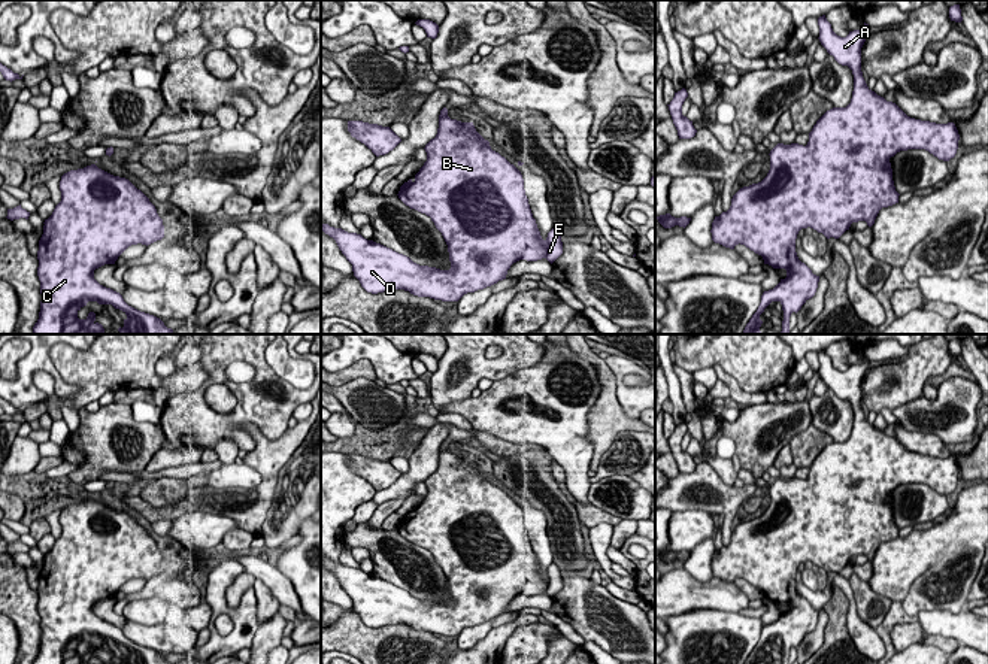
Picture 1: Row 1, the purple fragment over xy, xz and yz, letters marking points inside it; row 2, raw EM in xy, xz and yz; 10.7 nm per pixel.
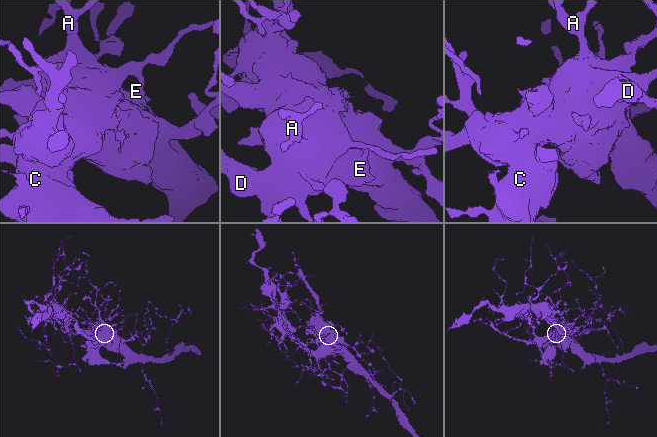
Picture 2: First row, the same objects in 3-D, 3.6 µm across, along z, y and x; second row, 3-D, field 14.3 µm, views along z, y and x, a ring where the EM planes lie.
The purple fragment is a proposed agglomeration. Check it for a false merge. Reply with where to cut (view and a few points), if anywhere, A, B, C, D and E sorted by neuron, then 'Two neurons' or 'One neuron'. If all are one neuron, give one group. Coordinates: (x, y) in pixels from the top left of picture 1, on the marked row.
No split. Groups: A B C D E. One neuron

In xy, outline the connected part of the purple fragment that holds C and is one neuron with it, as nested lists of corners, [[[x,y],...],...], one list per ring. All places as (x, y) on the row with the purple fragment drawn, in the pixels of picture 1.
[[[94,164],[70,170],[60,181],[61,201],[52,215],[45,219],[43,234],[37,251],[37,276],[40,281],[40,312],[33,327],[34,334],[104,334],[96,313],[85,319],[78,312],[88,301],[112,304],[127,318],[119,334],[175,334],[164,322],[149,313],[128,306],[122,295],[100,285],[94,279],[94,270],[104,264],[115,264],[118,257],[131,245],[151,245],[164,237],[163,219],[155,206],[128,179],[113,176]]]

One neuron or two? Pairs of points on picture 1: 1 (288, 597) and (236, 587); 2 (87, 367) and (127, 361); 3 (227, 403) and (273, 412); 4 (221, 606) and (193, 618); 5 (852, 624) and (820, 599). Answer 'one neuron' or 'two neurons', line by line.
1: two neurons
2: one neuron
3: two neurons
4: two neurons
5: two neurons

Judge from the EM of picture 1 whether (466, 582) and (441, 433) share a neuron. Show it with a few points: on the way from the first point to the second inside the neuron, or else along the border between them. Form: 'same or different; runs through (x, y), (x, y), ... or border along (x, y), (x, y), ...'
different; border along (449, 424), (438, 467), (429, 475)

